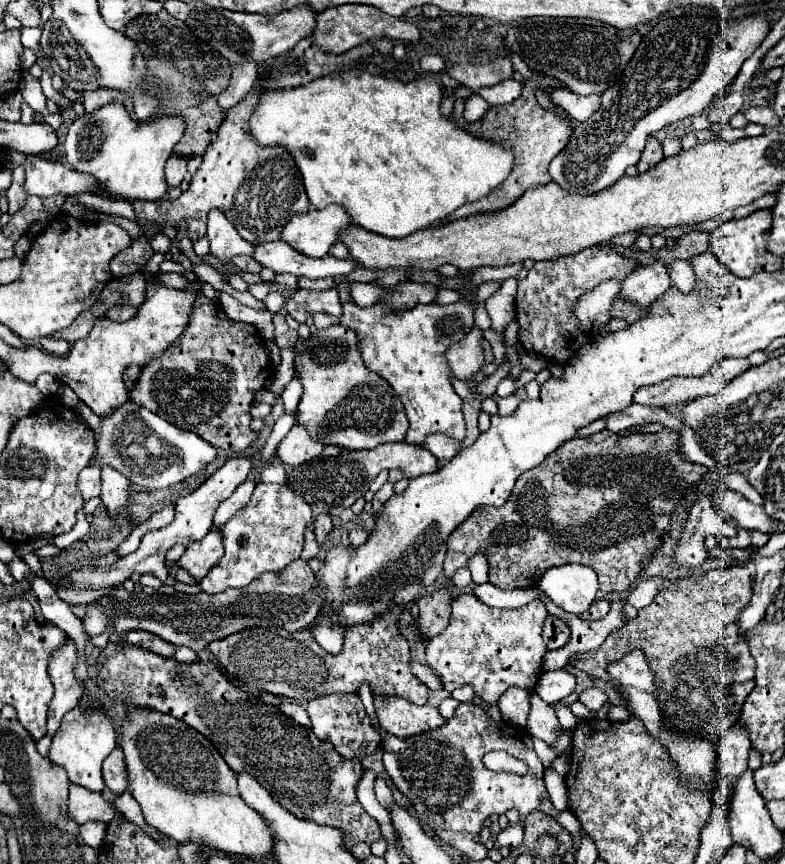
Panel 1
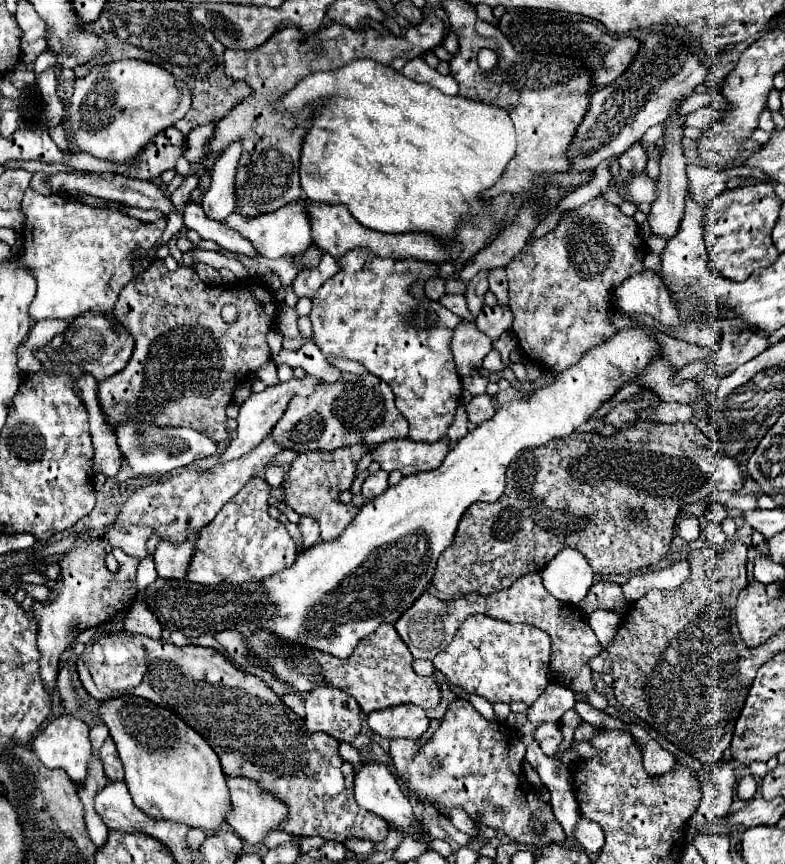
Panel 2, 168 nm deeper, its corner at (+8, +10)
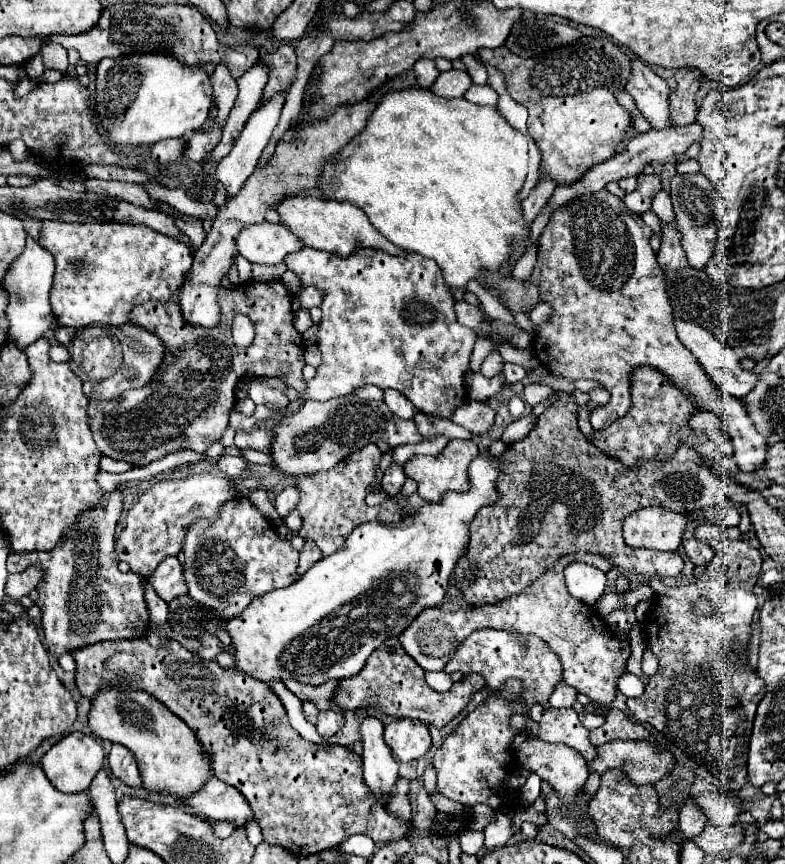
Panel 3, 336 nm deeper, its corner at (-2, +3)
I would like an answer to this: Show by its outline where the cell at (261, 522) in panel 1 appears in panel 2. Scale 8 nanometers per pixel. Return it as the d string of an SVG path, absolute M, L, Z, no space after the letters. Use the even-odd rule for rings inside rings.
M255 476L221 508L221 512L217 512L215 520L201 530L187 572L191 582L241 584L247 580L263 580L295 562L297 548L293 538L283 522L269 516L269 494L271 486L265 484L263 478Z

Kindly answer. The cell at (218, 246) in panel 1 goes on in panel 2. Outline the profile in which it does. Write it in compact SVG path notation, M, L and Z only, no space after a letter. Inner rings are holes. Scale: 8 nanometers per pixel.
M235 142L217 158L211 170L211 186L207 188L201 200L203 212L217 222L223 222L235 210L233 180L235 180L235 168L237 168L239 154L241 154L241 144Z

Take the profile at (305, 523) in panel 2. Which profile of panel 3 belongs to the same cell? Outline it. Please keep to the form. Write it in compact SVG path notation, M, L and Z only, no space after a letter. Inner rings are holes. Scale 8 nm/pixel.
M305 543L305 547L301 549L301 557L299 557L299 567L297 567L297 575L303 575L313 563L317 563L321 559L321 551L315 543Z

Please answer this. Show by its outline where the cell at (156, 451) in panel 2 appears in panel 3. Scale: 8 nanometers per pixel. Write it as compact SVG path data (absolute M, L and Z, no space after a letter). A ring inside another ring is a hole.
M223 455L217 465L219 465L219 471L225 473L225 475L229 475L231 479L243 477L245 471L249 469L247 461L241 455Z

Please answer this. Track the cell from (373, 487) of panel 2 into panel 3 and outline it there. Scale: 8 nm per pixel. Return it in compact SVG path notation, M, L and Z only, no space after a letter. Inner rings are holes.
M391 465L391 467L385 471L381 483L383 483L383 489L385 489L389 495L397 495L397 493L401 491L405 479L407 479L407 477L405 477L403 467L401 467L401 465Z

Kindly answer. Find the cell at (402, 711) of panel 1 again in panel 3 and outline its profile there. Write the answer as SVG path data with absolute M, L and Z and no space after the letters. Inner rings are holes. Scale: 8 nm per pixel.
M399 719L385 725L385 743L401 763L411 763L421 759L429 751L431 737L425 723Z

